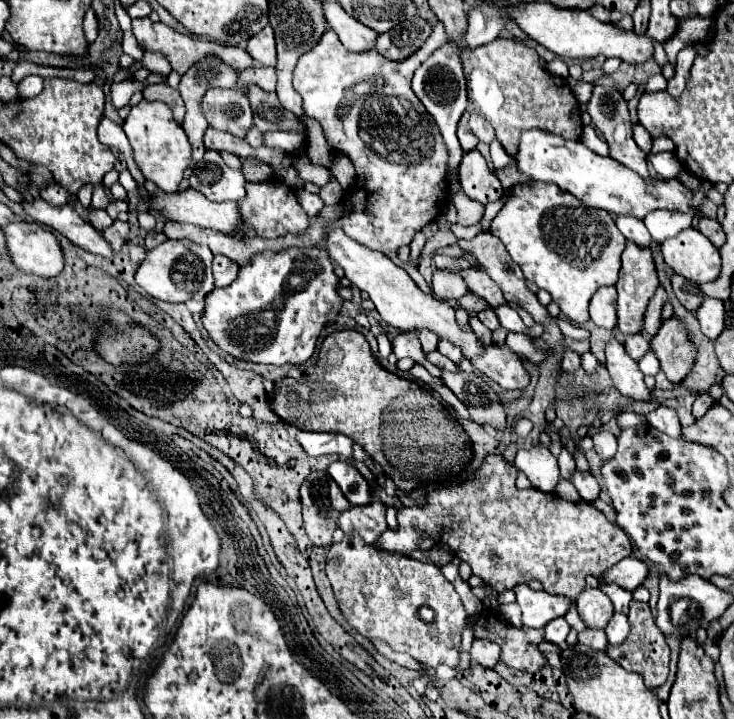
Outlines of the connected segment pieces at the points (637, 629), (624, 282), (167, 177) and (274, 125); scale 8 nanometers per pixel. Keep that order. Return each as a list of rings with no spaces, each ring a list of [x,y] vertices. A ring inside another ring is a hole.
[[[631,601],[629,605],[629,625],[631,625],[631,633],[627,637],[627,641],[623,641],[623,645],[607,645],[607,655],[617,661],[623,669],[627,671],[635,671],[639,675],[643,675],[645,685],[649,689],[657,689],[667,681],[667,673],[669,673],[669,645],[663,637],[663,633],[659,633],[659,627],[655,625],[655,617],[649,609],[647,603],[641,601]]]
[[[627,241],[627,247],[623,251],[623,265],[619,271],[619,281],[617,281],[617,293],[619,293],[619,301],[617,301],[617,329],[625,335],[635,335],[643,331],[643,313],[647,311],[647,303],[653,297],[655,289],[659,285],[657,279],[657,271],[653,267],[653,257],[649,249],[639,249],[635,247],[635,243]]]
[[[141,101],[131,107],[129,117],[123,121],[123,131],[133,147],[135,161],[143,171],[143,177],[153,181],[161,191],[173,193],[183,181],[185,169],[191,165],[191,145],[183,127],[173,119],[171,109],[161,101]]]
[[[245,85],[245,93],[251,101],[251,109],[253,109],[253,119],[255,119],[255,127],[263,133],[267,131],[291,131],[299,127],[299,121],[293,113],[289,113],[287,109],[281,107],[277,93],[269,93],[263,91],[257,85]]]

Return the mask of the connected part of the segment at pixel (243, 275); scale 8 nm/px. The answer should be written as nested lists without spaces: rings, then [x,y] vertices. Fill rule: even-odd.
[[[321,245],[311,249],[291,247],[277,253],[257,253],[247,265],[239,267],[239,277],[235,283],[223,289],[213,289],[205,297],[205,309],[201,313],[203,327],[213,343],[235,359],[267,365],[303,365],[315,353],[321,329],[329,323],[335,323],[335,317],[343,305],[343,299],[337,293],[339,277],[333,273],[333,269],[335,265]]]

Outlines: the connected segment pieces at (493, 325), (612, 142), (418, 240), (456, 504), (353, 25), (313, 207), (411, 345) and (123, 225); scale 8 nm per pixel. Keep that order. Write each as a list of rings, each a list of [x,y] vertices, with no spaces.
[[[485,309],[485,311],[479,311],[477,313],[477,317],[483,321],[483,325],[487,327],[487,329],[491,329],[491,331],[495,331],[497,327],[499,327],[499,321],[497,321],[497,315],[495,315],[495,311],[493,309]]]
[[[593,87],[593,95],[587,101],[587,113],[591,115],[593,127],[599,129],[599,133],[607,141],[609,155],[615,161],[619,161],[621,165],[633,169],[635,173],[639,173],[643,177],[649,177],[649,171],[647,171],[647,155],[633,141],[633,123],[631,123],[631,117],[629,117],[627,101],[623,99],[621,91],[615,89],[615,87]]]
[[[423,231],[421,233],[415,233],[415,237],[413,237],[413,241],[411,241],[411,263],[413,265],[417,265],[417,259],[419,259],[419,253],[421,253],[421,249],[423,249],[423,245],[425,245],[425,241],[427,241],[427,237],[423,235]]]
[[[489,455],[471,481],[429,491],[425,499],[427,503],[421,507],[399,509],[399,531],[385,531],[375,545],[385,551],[409,555],[419,547],[419,533],[427,533],[433,537],[433,541],[445,543],[461,561],[469,563],[473,575],[489,583],[497,593],[513,589],[517,583],[529,583],[531,579],[537,579],[541,581],[543,591],[565,595],[571,599],[581,593],[587,575],[601,577],[605,569],[611,569],[617,561],[631,555],[631,541],[623,533],[623,529],[609,523],[607,517],[591,503],[571,503],[561,499],[557,493],[543,493],[533,487],[517,489],[515,479],[515,467],[511,463],[507,463],[501,455]]]
[[[323,1],[323,11],[329,27],[339,35],[339,41],[355,53],[375,49],[377,33],[351,15],[347,15],[335,1]]]
[[[297,191],[297,199],[299,199],[299,203],[301,203],[301,207],[309,213],[309,217],[311,219],[315,219],[317,215],[319,215],[319,209],[325,205],[323,201],[321,201],[321,197],[319,195],[313,195],[313,193],[307,193],[307,191]]]
[[[409,331],[409,333],[401,333],[399,337],[393,339],[393,353],[397,355],[397,359],[401,357],[409,357],[416,363],[423,365],[433,377],[441,378],[441,371],[435,365],[427,362],[423,351],[421,351],[421,343],[419,337]]]
[[[113,221],[113,225],[111,227],[107,227],[107,229],[103,229],[103,237],[111,243],[111,247],[113,247],[113,251],[115,253],[119,253],[121,251],[121,245],[126,242],[129,234],[129,224],[128,222]]]

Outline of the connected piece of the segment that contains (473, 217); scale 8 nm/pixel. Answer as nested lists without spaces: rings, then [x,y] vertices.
[[[453,173],[451,179],[449,179],[449,193],[451,193],[451,201],[457,209],[457,219],[461,225],[475,225],[481,221],[483,217],[483,205],[469,199],[463,191],[461,191],[461,185],[459,185],[459,175]]]

